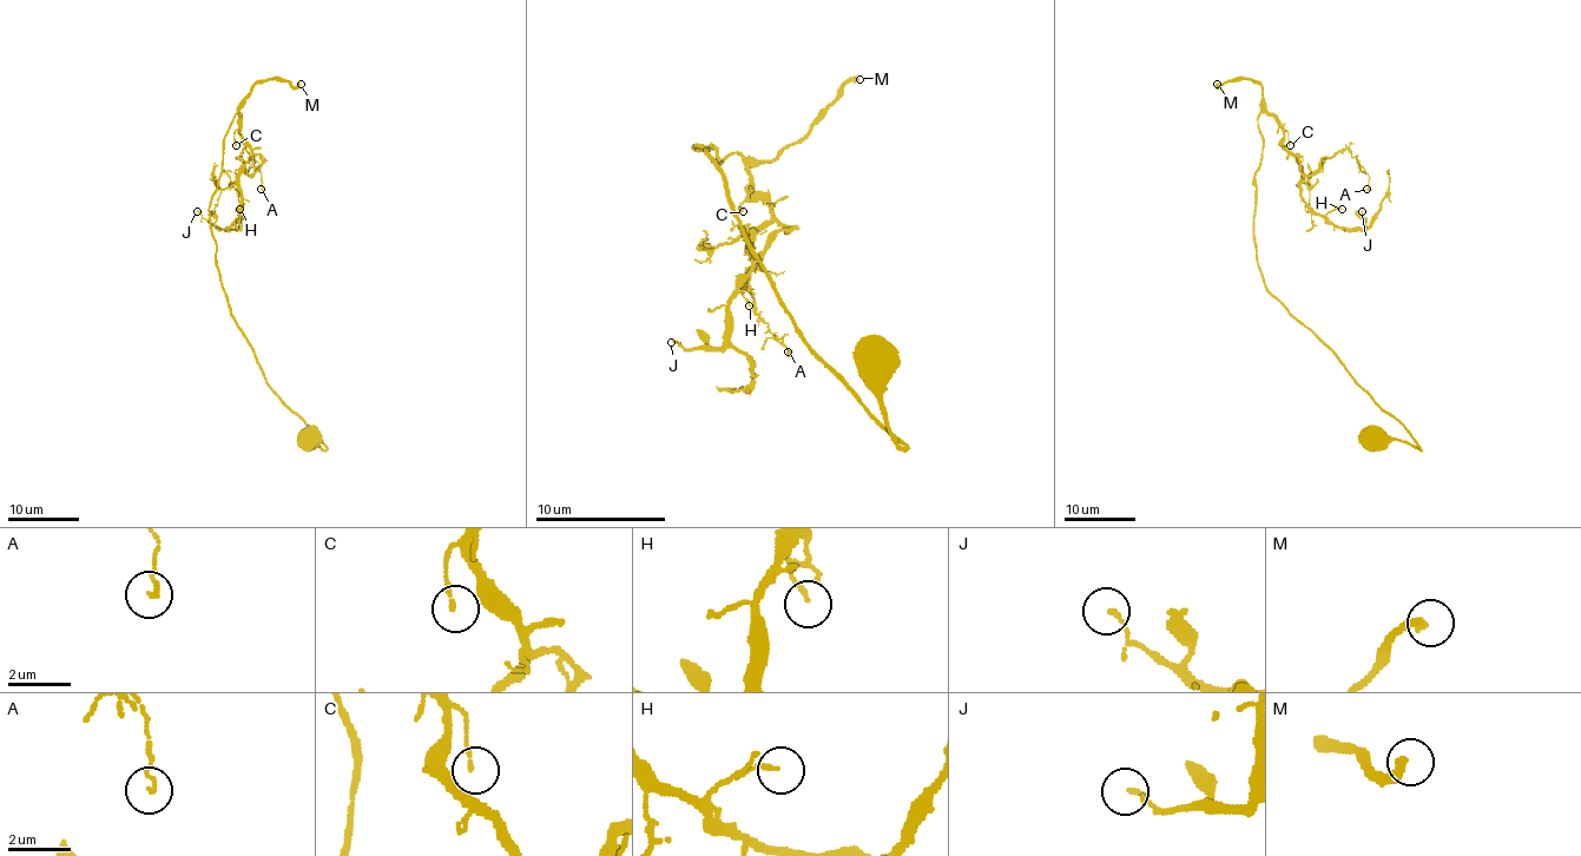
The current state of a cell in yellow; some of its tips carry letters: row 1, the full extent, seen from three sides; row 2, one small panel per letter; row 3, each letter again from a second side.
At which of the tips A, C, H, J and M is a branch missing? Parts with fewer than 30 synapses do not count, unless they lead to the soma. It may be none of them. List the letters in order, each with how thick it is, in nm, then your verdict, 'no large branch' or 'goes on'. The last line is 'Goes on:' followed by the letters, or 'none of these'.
A: 110 nm | no large branch
C: 120 nm | no large branch
H: 120 nm | no large branch
J: 120 nm | no large branch
M: 260 nm | goes on
Goes on: M

